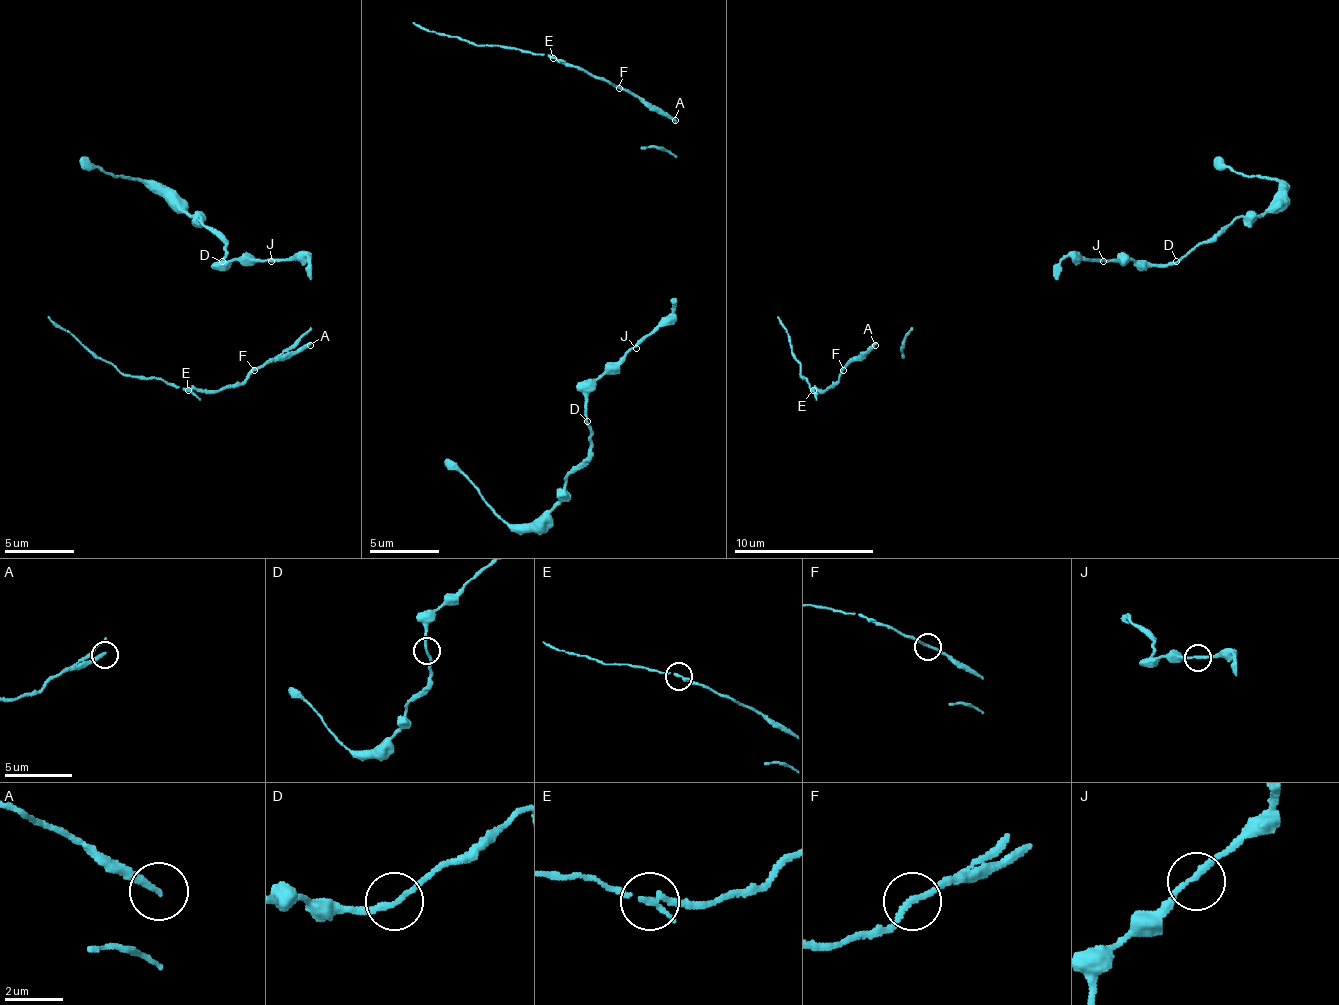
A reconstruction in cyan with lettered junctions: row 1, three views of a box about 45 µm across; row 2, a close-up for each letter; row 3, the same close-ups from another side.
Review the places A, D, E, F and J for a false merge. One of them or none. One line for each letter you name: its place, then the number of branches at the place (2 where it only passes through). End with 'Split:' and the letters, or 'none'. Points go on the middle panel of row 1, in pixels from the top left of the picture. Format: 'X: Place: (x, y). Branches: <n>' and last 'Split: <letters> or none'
E: Place: (553, 58). Branches: 2
Split: E

